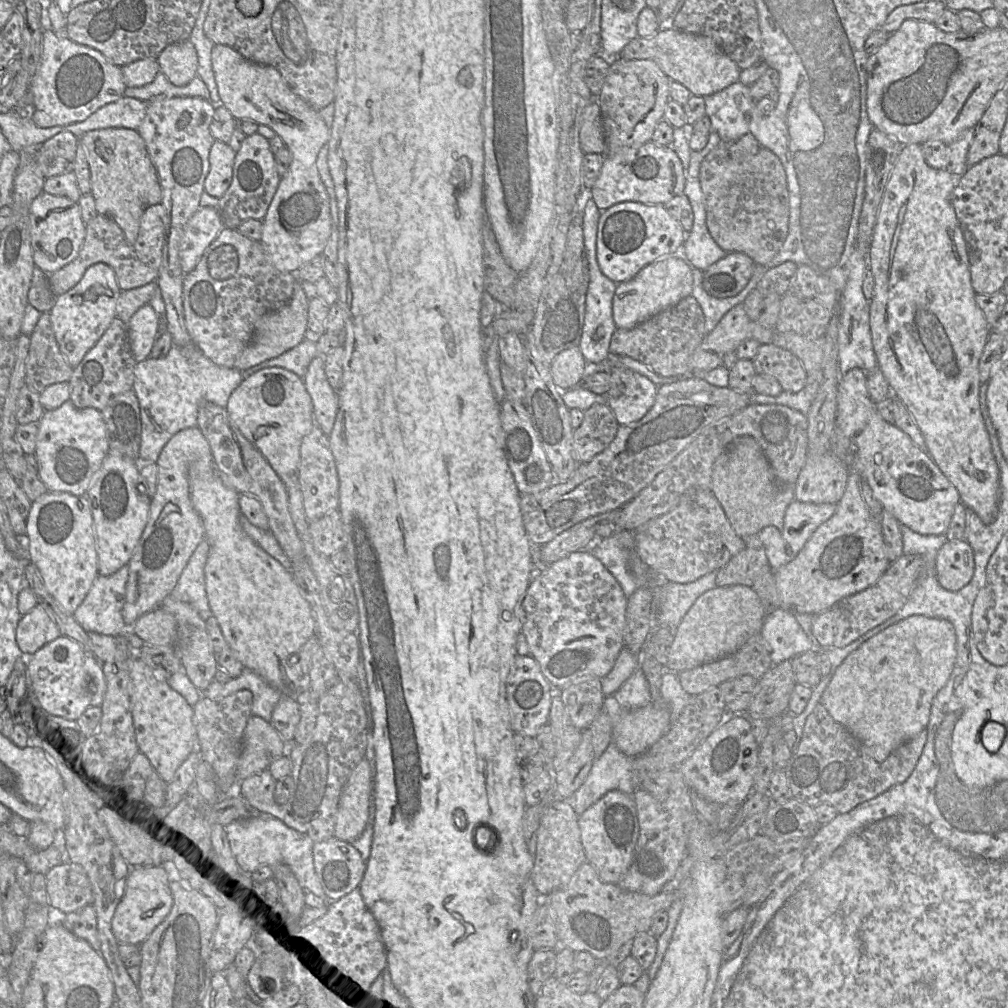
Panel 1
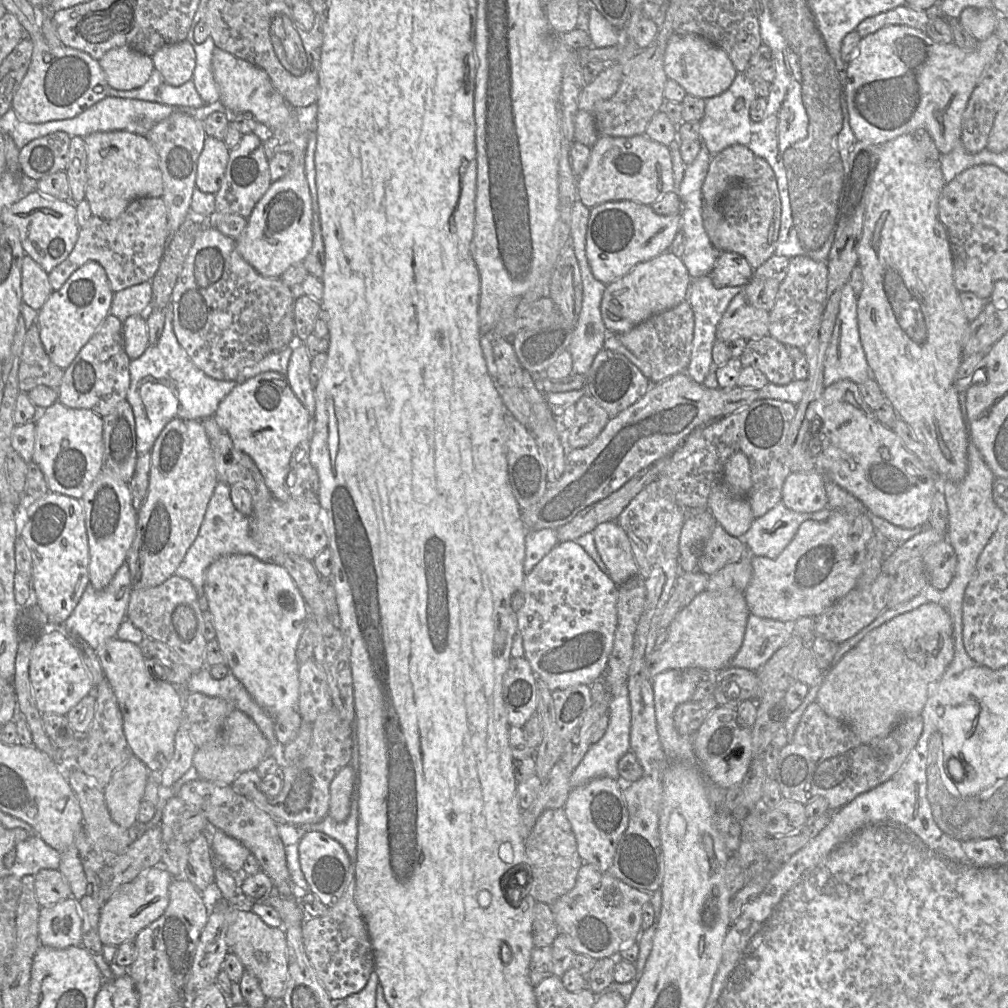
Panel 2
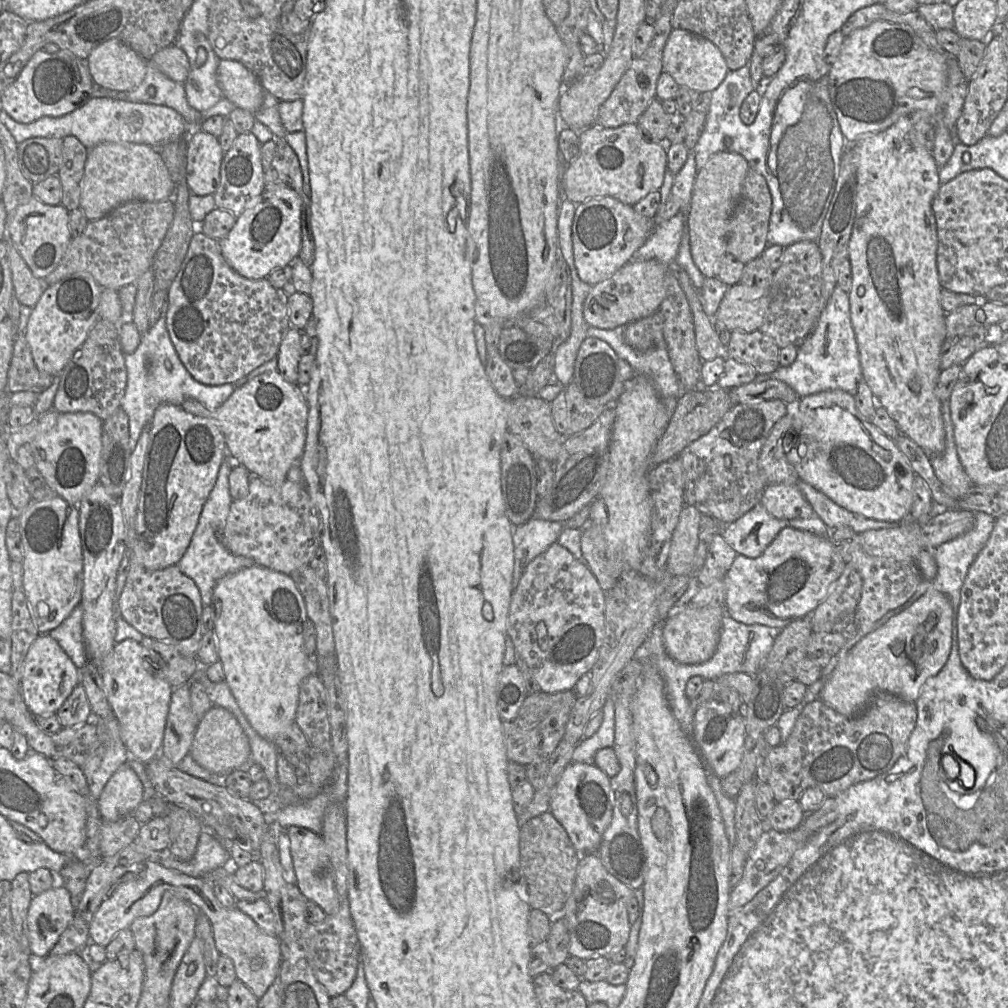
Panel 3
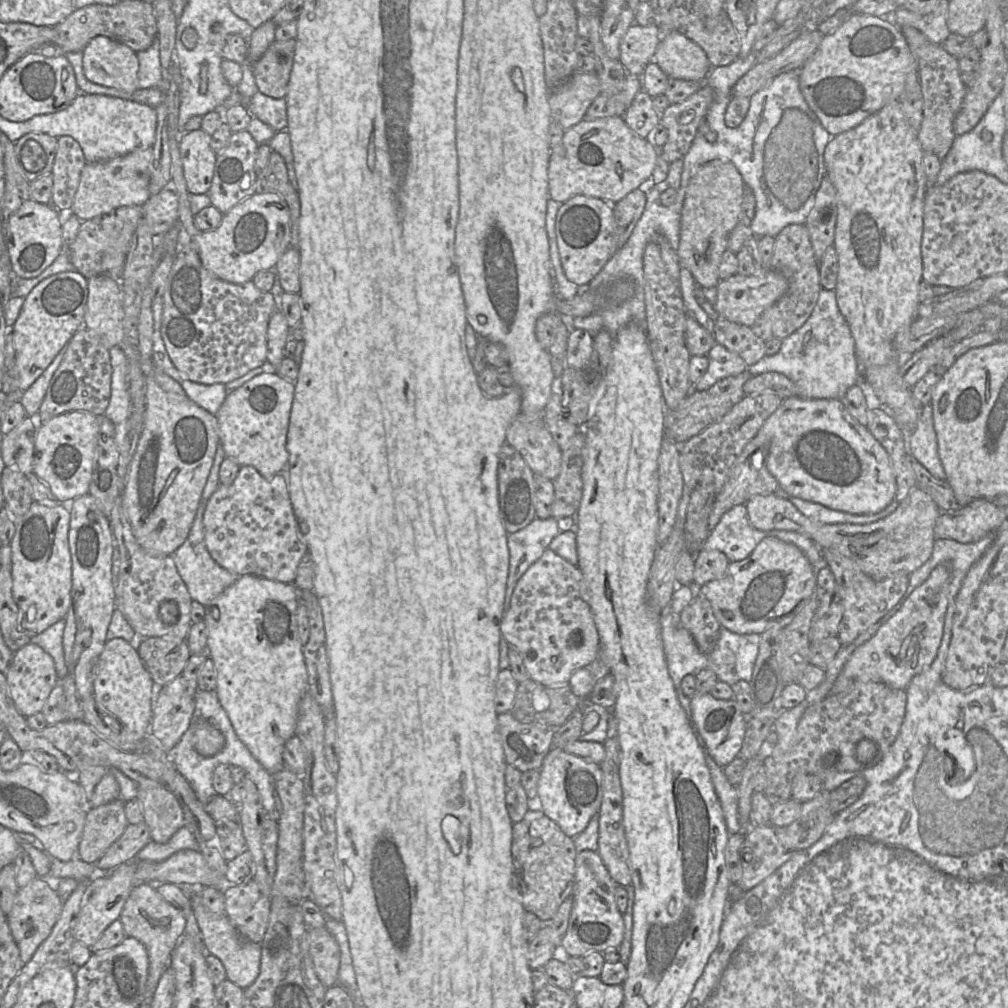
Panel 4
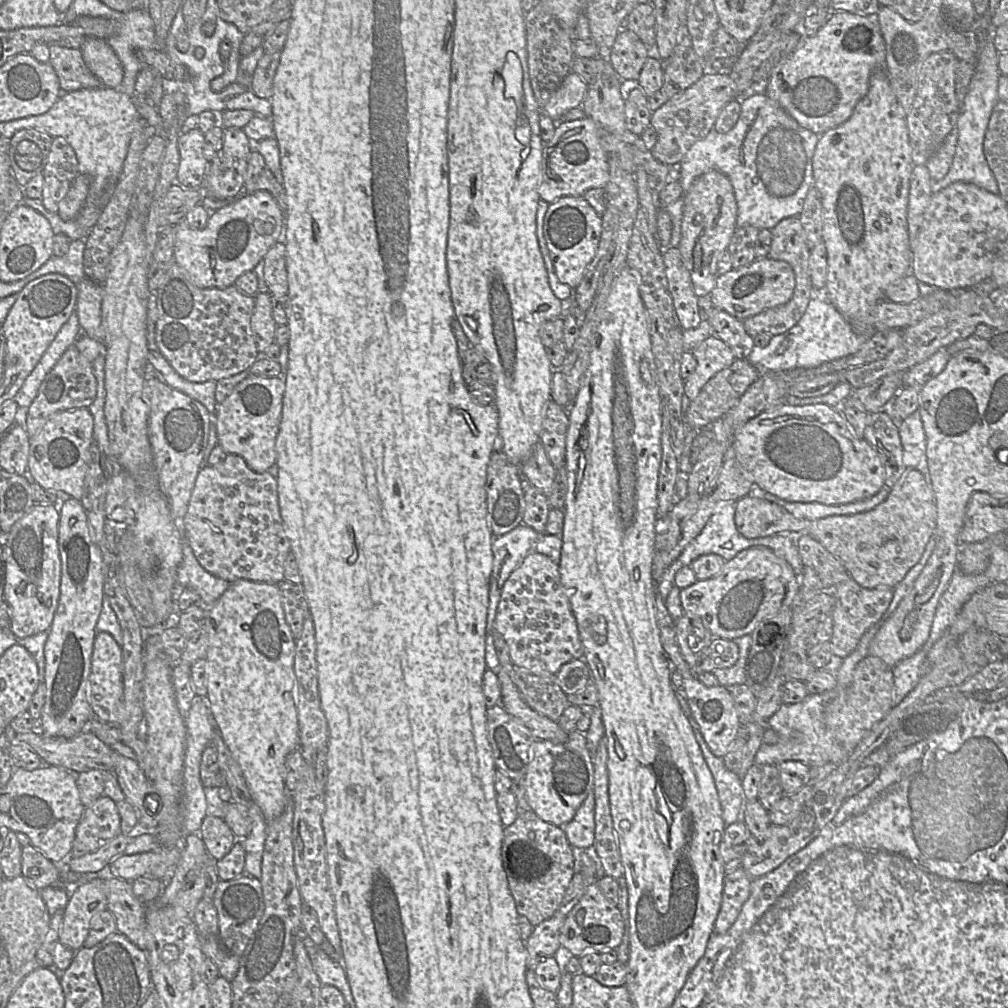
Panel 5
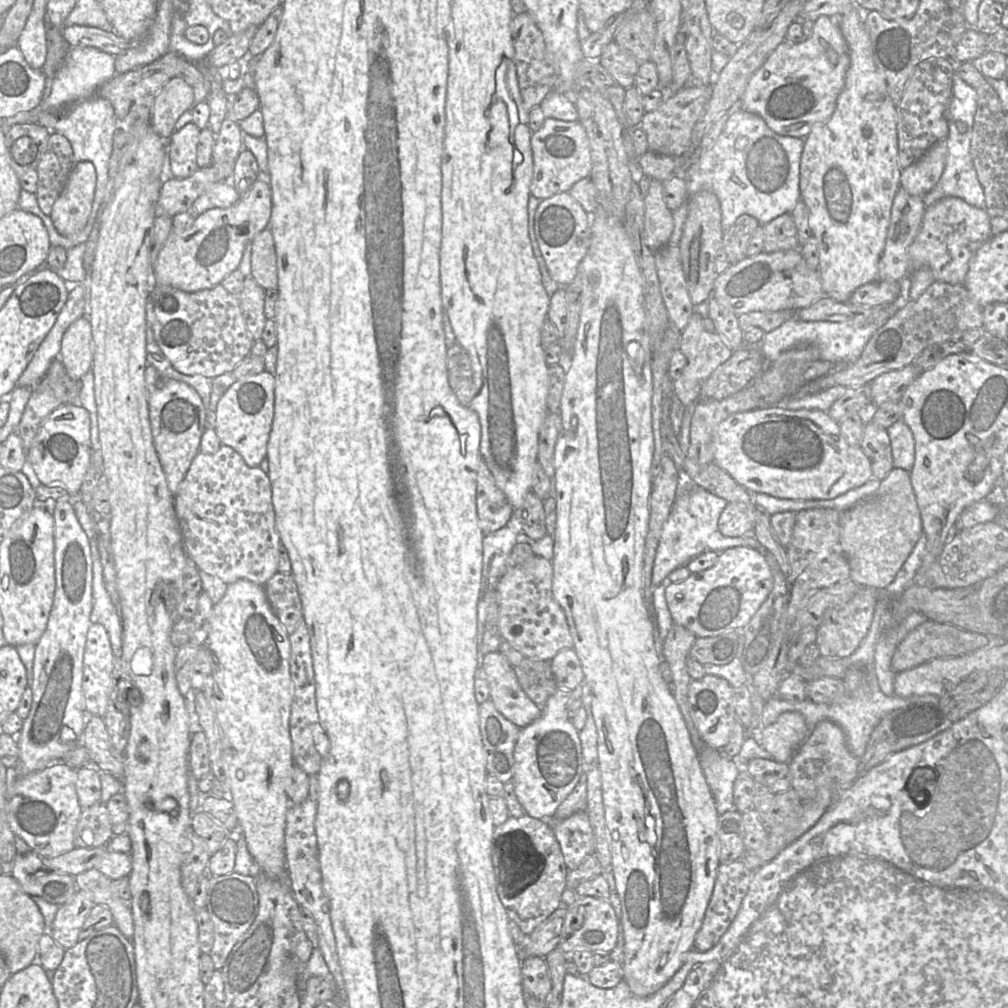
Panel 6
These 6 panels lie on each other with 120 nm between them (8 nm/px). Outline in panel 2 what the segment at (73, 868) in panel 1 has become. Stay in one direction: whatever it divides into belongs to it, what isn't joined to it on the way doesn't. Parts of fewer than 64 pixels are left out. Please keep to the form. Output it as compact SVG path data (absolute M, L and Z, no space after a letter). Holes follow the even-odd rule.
M42 869L34 879L35 895L41 907L52 907L73 897L68 882L58 869Z

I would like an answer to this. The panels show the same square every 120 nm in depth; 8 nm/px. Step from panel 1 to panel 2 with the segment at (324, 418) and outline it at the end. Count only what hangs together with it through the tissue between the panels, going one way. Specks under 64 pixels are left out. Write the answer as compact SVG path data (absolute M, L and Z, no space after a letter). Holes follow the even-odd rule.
M295 342L289 360L286 377L291 389L313 418L316 408L315 390L310 382L311 356L305 344Z

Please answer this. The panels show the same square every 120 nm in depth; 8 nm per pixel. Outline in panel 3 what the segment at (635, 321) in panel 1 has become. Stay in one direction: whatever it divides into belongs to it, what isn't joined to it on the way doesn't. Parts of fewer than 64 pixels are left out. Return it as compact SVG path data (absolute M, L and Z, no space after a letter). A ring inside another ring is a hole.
M631 260L608 279L592 285L583 303L583 316L589 326L614 329L658 312L666 296L665 279L670 265L657 260Z

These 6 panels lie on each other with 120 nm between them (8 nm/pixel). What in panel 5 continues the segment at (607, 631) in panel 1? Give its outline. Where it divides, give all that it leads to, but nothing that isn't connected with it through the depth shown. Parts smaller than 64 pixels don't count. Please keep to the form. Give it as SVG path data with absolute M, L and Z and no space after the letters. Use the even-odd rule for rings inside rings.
M531 551L506 580L494 630L506 641L513 664L532 673L556 675L565 663L583 658L577 621L561 583L559 564L536 551Z

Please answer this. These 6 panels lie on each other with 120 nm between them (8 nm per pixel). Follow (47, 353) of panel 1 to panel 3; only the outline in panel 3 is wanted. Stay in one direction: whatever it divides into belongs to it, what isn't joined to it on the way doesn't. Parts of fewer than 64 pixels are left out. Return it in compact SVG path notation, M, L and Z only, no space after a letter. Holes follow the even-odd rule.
M24 332L17 333L13 343L6 391L9 393L20 391L41 393L49 388L53 381L54 376L37 368Z

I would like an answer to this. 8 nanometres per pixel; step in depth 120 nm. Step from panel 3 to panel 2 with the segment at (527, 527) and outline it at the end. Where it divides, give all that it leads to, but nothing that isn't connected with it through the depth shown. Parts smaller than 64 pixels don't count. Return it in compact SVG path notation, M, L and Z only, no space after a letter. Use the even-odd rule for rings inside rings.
M555 529L527 531L523 565L525 575L531 572L558 543L557 530Z

